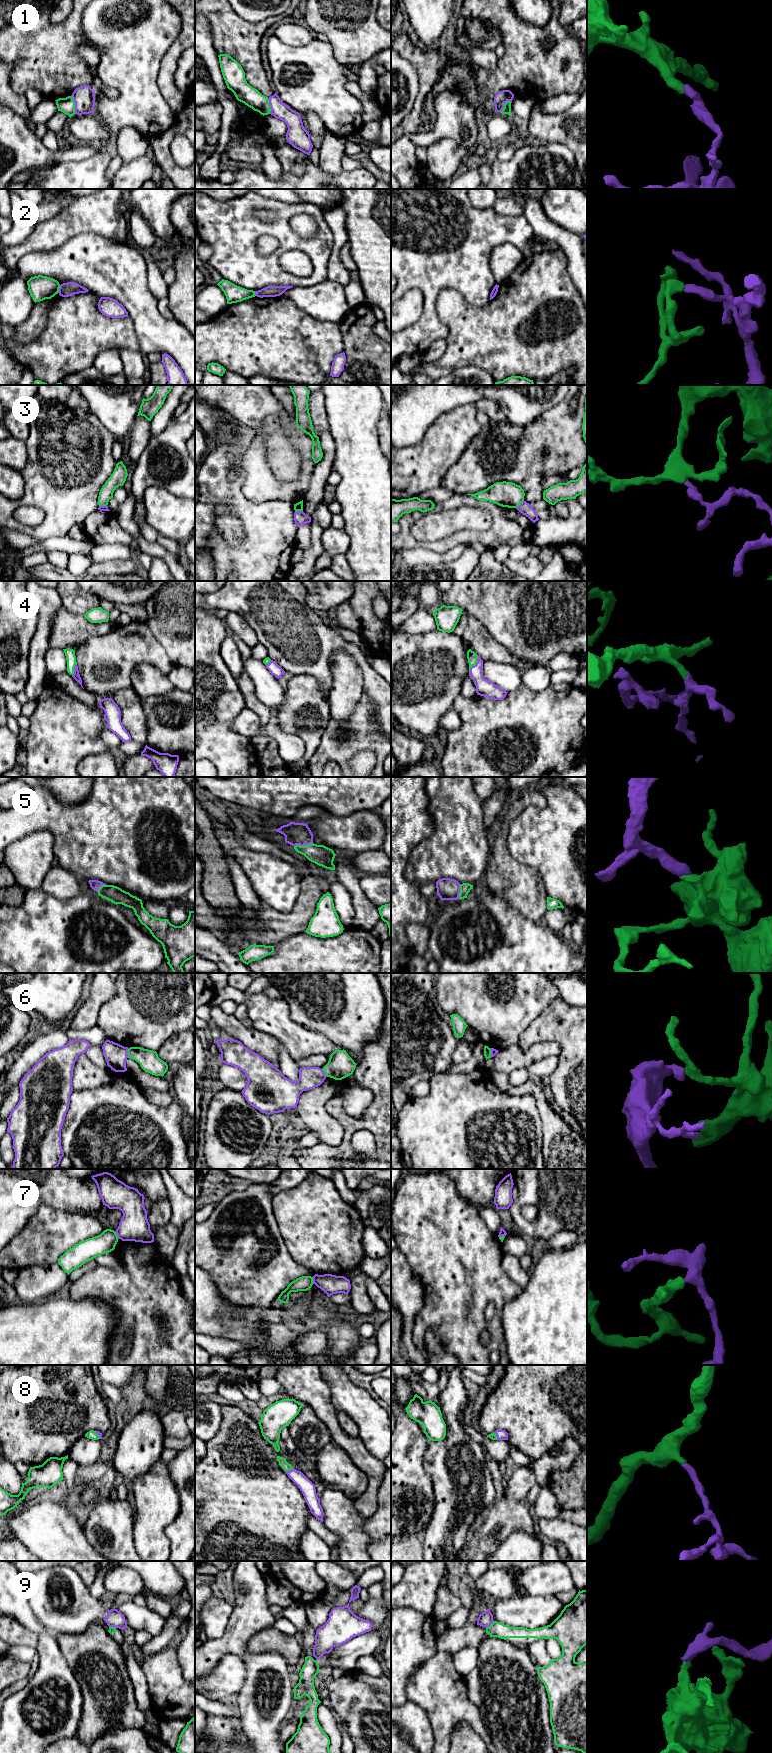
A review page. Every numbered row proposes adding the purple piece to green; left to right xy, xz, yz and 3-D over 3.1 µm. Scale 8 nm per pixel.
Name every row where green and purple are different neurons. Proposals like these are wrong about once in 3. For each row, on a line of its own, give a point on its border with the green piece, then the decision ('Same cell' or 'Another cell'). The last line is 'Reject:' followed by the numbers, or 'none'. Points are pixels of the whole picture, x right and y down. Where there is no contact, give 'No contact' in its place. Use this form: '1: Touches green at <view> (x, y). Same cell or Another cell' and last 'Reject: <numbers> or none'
1: Touches green at xy (74, 104). Another cell
2: Touches green at xy (58, 289). Another cell
3: Touches green at xz (298, 510). Another cell
4: Touches green at yz (473, 665). Same cell
5: Touches green at xz (304, 845). Same cell
6: Touches green at xy (128, 1053). Another cell
7: Touches green at xy (116, 1235). Another cell
8: Touches green at xz (289, 1470). Same cell
9: Touches green at yz (491, 1624). Another cell
Reject: 1, 2, 3, 6, 7, 9

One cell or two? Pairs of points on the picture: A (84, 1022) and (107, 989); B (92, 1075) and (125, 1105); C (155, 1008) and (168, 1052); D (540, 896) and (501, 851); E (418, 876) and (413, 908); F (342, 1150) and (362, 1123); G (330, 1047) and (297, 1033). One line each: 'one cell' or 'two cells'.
A: one cell
B: two cells
C: two cells
D: one cell
E: two cells
F: one cell
G: one cell

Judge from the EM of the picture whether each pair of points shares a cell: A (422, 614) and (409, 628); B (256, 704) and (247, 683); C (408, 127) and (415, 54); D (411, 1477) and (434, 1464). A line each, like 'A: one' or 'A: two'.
A: one
B: one
C: one
D: two

